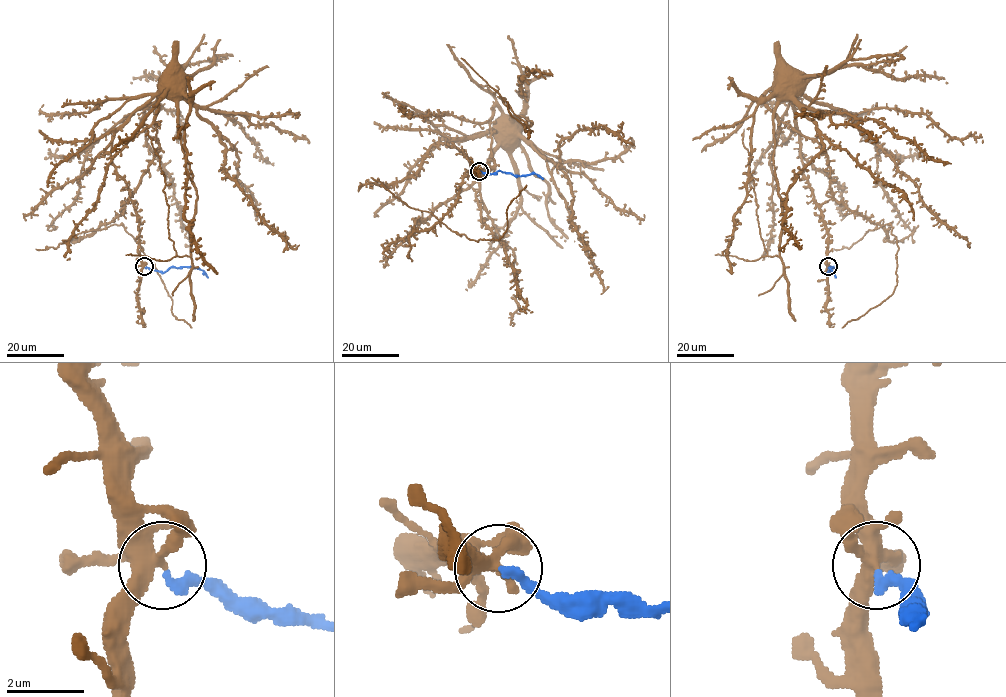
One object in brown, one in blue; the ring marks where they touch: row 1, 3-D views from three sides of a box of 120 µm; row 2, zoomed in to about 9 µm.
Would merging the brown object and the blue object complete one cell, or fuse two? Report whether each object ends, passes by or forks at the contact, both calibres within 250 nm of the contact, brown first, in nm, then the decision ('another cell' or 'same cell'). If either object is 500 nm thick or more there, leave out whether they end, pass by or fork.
brown forks there; blue ends there; 360 nm thick on the brown side, 240 nm on the other; another cell

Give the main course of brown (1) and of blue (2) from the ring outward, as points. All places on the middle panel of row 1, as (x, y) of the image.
1: (479, 170), (447, 143), (484, 135), (495, 105), (494, 165), (440, 219), (469, 240), (499, 240), (526, 185)
2: (479, 170), (493, 173), (501, 170), (518, 175), (535, 173), (543, 179)

